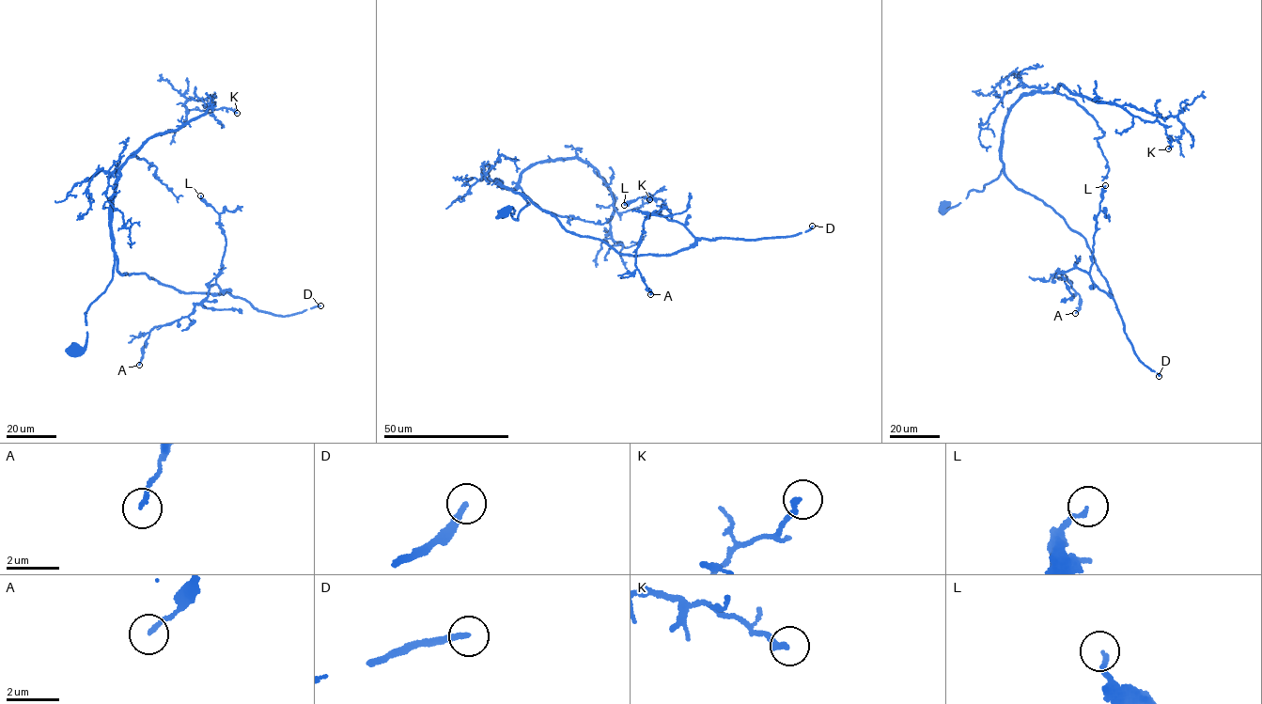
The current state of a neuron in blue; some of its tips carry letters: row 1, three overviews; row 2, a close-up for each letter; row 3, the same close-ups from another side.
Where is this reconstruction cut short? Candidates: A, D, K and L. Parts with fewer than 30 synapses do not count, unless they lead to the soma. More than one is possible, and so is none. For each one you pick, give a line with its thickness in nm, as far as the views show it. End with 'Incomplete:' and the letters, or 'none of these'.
D: 240 nm
Incomplete: D

